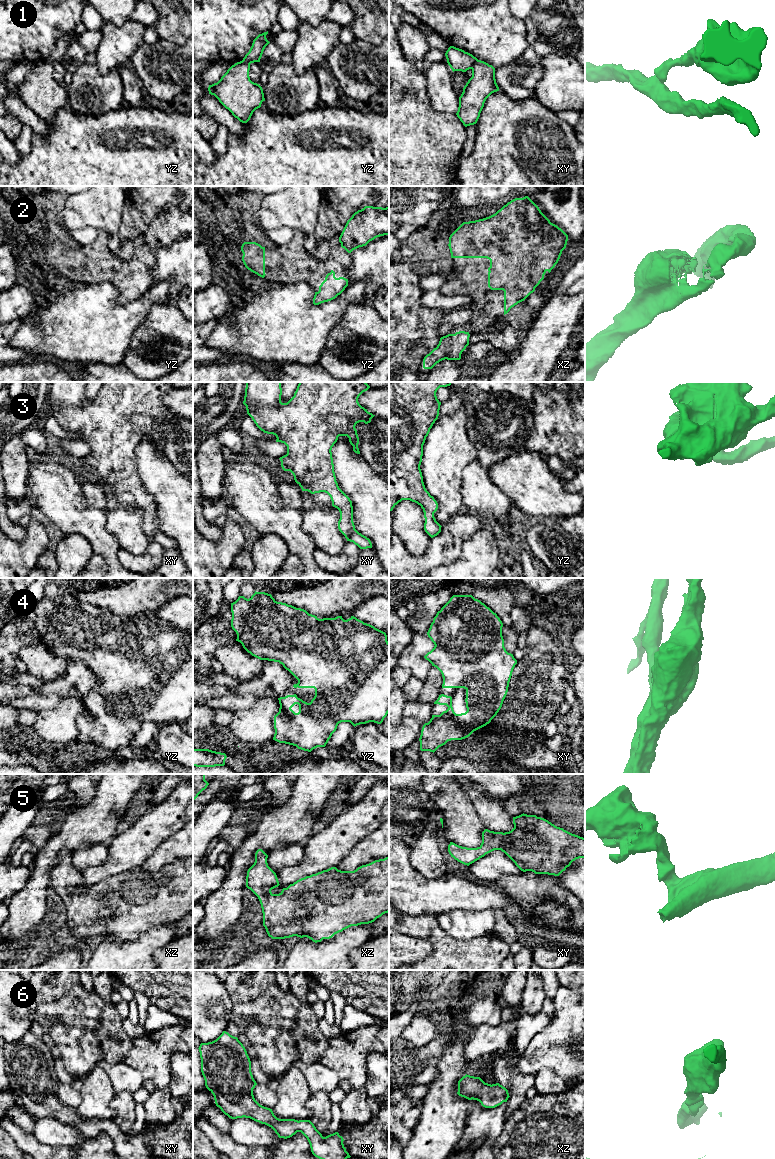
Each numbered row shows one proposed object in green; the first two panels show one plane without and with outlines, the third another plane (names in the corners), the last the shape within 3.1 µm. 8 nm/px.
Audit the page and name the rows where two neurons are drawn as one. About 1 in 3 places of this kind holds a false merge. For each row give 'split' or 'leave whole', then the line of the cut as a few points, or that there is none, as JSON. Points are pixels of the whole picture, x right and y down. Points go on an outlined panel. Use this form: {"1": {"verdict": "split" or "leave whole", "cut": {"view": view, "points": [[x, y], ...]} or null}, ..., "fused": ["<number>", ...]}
{"1": {"verdict": "split", "cut": {"view": "xy", "points": [[477, 59], [470, 68]]}}, "2": {"verdict": "leave whole", "cut": null}, "3": {"verdict": "leave whole", "cut": null}, "4": {"verdict": "leave whole", "cut": null}, "5": {"verdict": "leave whole", "cut": null}, "6": {"verdict": "leave whole", "cut": null}, "fused": ["1"]}

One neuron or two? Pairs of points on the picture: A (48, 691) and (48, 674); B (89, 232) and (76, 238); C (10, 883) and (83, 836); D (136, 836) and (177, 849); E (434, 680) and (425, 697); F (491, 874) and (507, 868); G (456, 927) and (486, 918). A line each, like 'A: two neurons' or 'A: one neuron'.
A: two neurons
B: one neuron
C: two neurons
D: two neurons
E: one neuron
F: one neuron
G: one neuron

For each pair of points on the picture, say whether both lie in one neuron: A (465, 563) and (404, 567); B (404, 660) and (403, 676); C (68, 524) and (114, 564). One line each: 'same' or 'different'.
A: different
B: different
C: same

